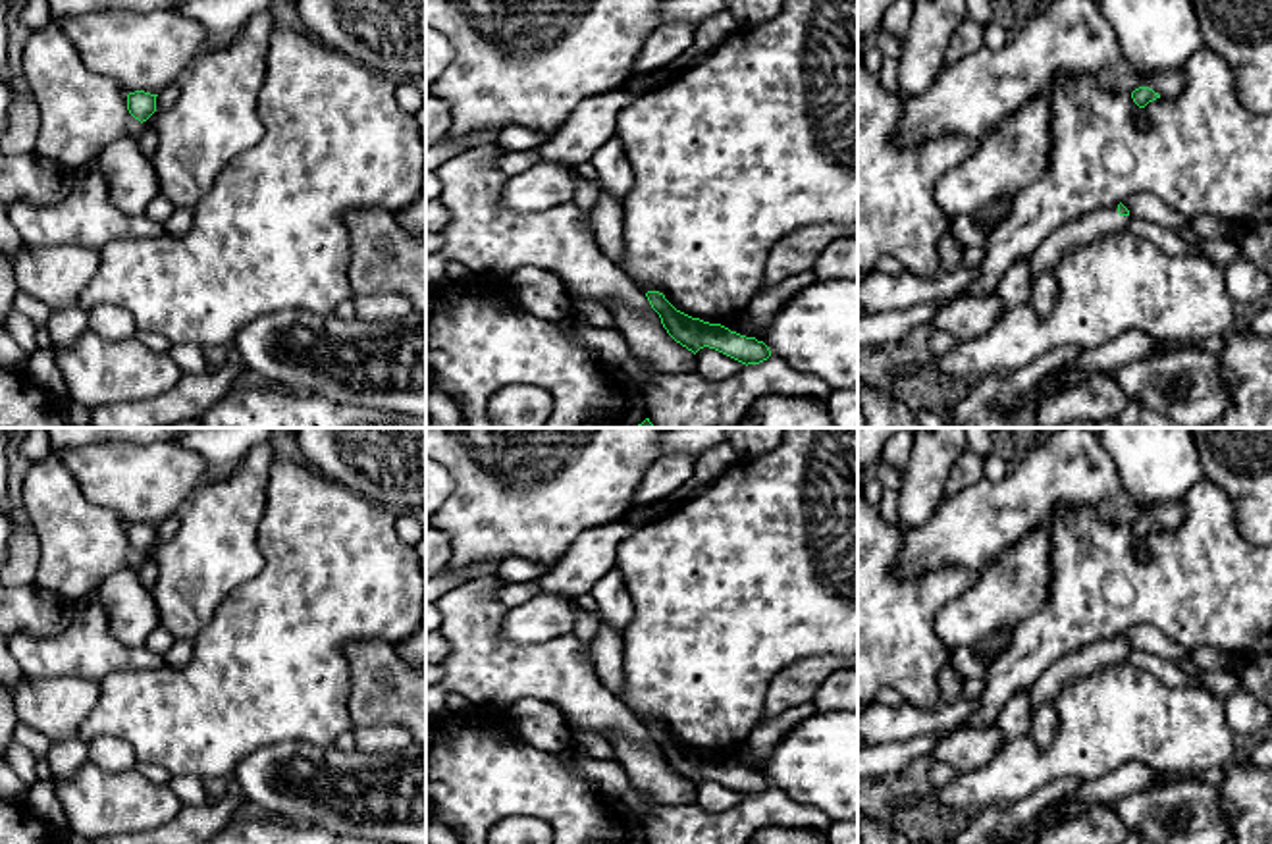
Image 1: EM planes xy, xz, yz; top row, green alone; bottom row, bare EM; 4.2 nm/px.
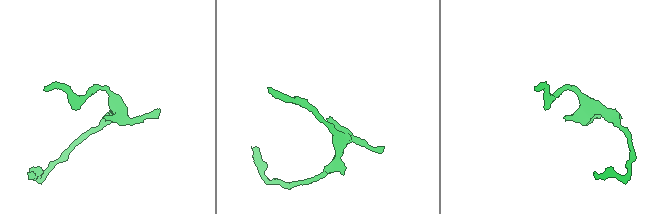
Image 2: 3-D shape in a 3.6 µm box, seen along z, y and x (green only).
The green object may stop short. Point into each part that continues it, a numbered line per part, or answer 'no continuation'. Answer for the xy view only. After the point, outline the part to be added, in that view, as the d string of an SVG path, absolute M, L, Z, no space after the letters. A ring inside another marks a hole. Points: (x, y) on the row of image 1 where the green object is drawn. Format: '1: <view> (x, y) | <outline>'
no continuation

